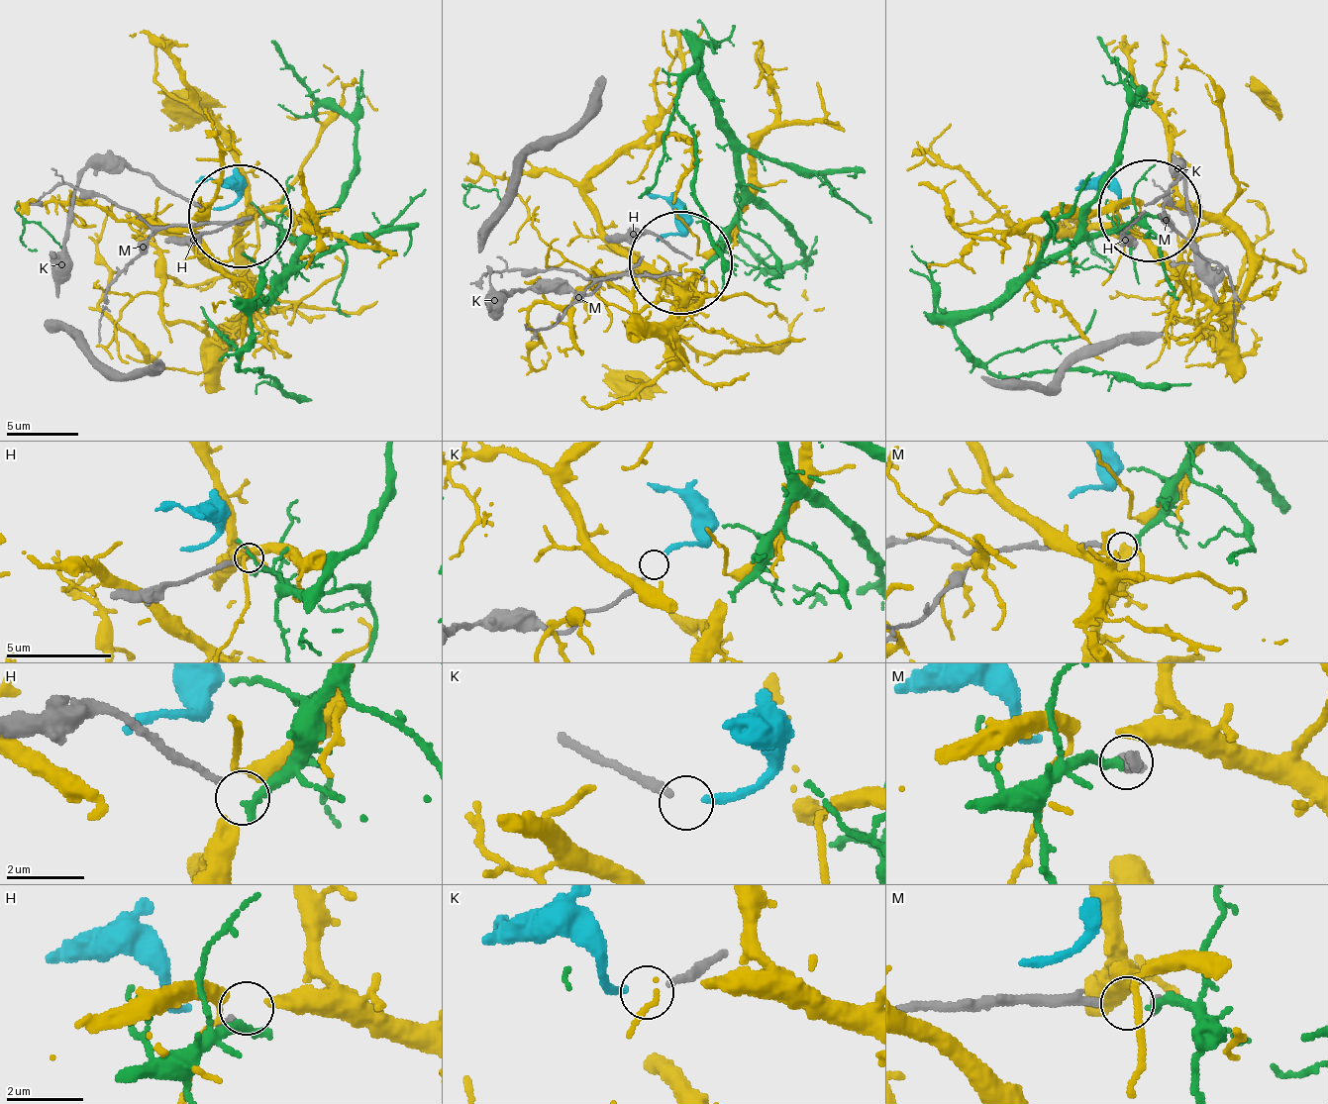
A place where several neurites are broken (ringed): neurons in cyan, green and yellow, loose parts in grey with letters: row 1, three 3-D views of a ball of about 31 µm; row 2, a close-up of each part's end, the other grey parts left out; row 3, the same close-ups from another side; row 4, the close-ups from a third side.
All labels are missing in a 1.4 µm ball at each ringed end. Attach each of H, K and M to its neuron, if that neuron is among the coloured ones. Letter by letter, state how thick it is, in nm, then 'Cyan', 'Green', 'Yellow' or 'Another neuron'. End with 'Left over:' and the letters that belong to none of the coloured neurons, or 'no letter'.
H: Thickness 180 nm. Another neuron
K: Thickness 220 nm. Cyan
M: Thickness 160 nm. Green
Left over: H

